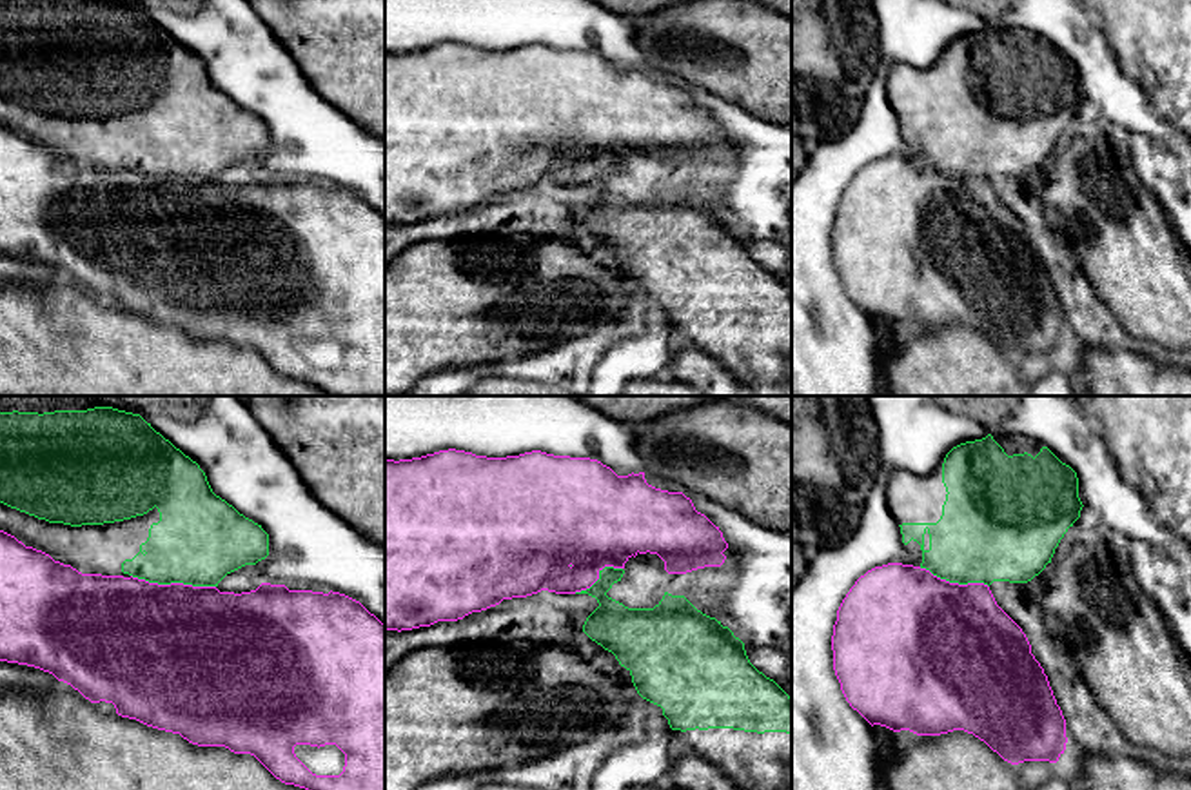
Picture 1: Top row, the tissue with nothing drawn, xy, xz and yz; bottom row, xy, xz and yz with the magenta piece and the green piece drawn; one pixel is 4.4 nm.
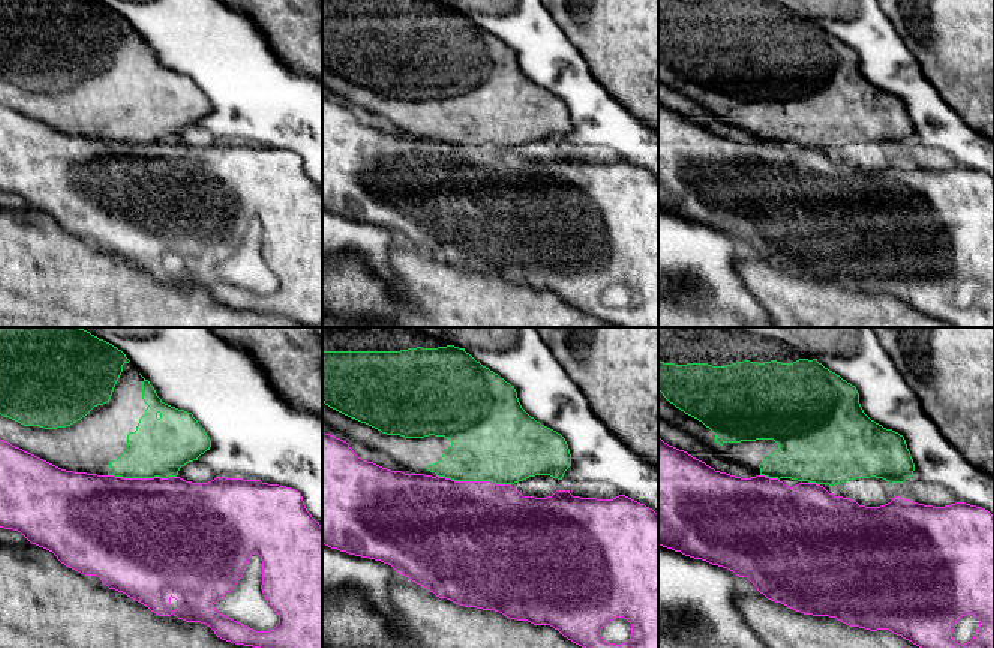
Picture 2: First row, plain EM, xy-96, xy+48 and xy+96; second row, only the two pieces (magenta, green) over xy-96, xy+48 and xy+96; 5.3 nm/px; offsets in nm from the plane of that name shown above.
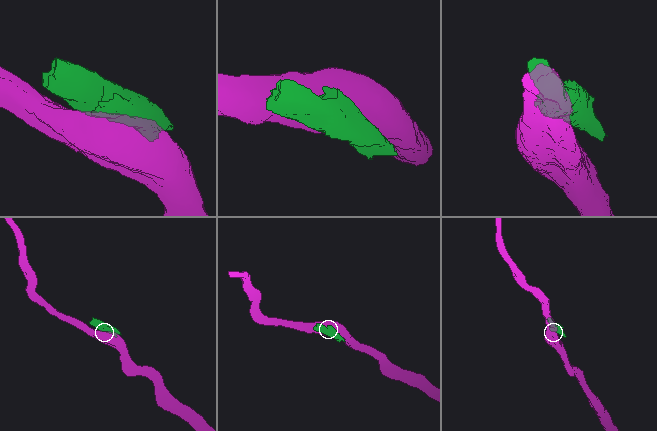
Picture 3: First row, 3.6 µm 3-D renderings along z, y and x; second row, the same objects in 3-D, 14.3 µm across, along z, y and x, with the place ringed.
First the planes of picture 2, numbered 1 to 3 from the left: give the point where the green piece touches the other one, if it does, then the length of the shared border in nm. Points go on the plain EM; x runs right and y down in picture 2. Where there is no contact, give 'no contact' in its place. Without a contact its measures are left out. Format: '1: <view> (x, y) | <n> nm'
1: xy-96 (143, 143) | 360 nm
2: xy+48 (474, 146) | 400 nm
3: xy+96 (769, 143) | 110 nm

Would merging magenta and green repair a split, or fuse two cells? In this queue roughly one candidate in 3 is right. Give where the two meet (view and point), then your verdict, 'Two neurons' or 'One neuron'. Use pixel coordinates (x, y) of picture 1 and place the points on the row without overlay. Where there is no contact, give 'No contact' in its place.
Touches magenta at xy (173, 177). Two neurons

